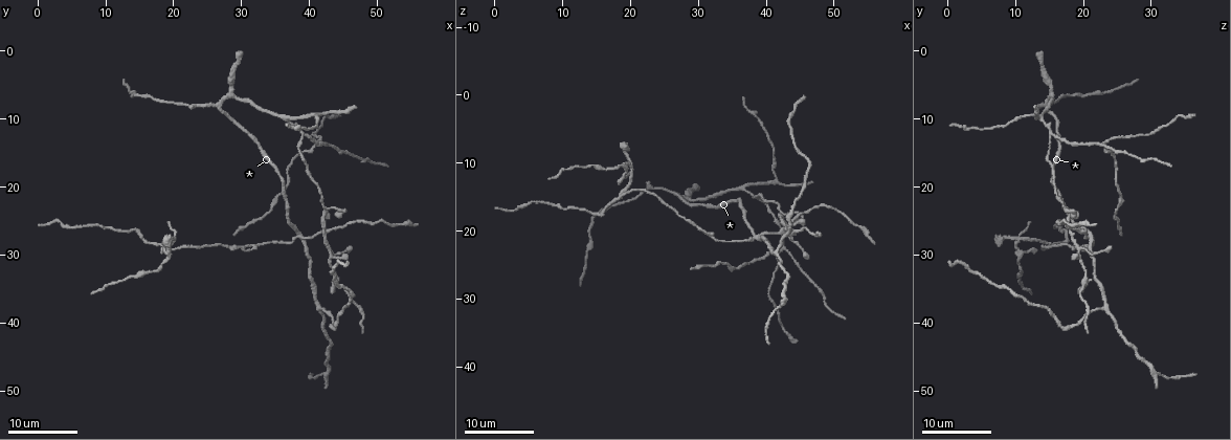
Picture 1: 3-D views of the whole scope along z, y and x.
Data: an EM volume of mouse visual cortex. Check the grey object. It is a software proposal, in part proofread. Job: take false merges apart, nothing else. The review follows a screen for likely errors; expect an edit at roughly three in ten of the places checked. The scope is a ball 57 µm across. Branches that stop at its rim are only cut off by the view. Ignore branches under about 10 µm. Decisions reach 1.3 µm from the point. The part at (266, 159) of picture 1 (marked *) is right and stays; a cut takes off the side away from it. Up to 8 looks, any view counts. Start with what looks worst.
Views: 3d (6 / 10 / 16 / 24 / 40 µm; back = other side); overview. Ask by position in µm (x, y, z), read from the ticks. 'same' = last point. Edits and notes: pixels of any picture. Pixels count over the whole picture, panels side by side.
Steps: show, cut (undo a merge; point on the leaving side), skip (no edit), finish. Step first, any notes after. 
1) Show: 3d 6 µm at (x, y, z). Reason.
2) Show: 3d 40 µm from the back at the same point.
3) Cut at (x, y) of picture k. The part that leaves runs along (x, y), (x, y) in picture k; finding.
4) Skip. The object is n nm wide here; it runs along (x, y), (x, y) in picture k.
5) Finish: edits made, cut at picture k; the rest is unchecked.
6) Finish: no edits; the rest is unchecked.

Show: 3d 24 µm at (26.0, 8.0, 14.5). Branch point.

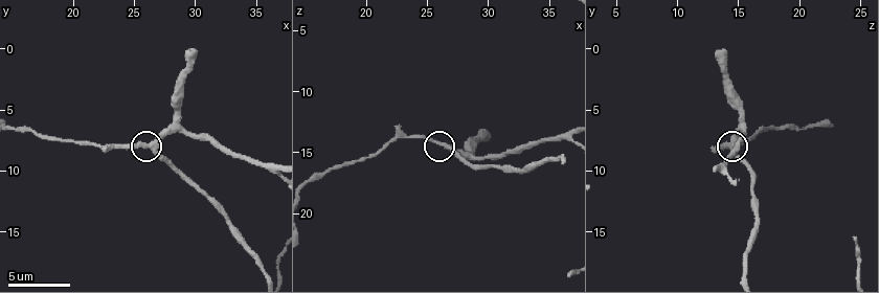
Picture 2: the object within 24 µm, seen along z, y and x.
Show: 3d 10 µm at (26.2, 8.0, 14.2). Closer look.

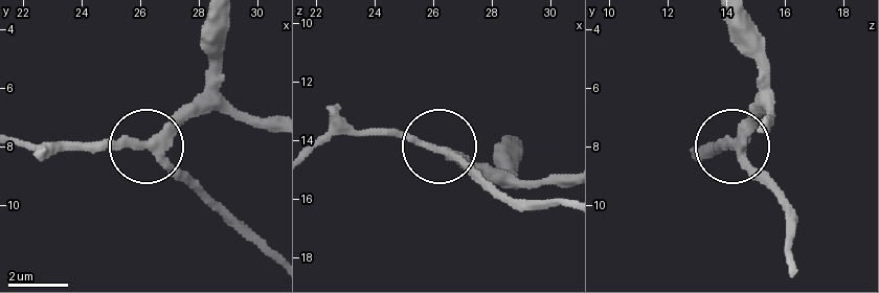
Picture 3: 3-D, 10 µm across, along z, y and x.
Skip. 3 arms meet here; it runs along (567, 205), (500, 200), (448, 155), (396, 135), (338, 135) in picture 3; one neuron here.

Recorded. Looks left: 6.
Show: 3d 16 µm at (39.0, 12.5, 15.5). Branch point.

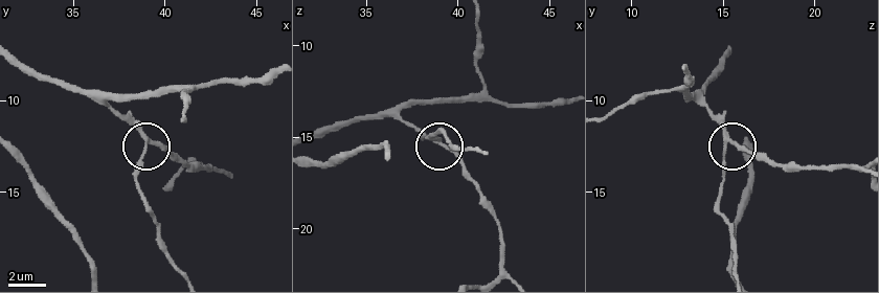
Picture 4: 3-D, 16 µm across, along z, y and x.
Show: 3d 6 µm at (39.2, 12.3, 15.4). Closer look.

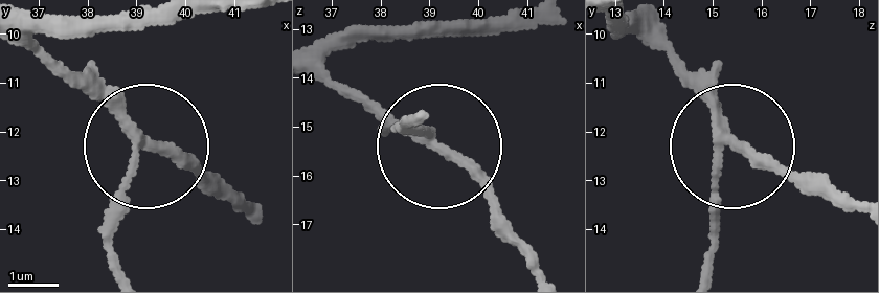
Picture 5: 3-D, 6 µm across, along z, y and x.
Cut at (110, 254) of picture 5. The side arm is 32 µm long; 3 arms meet here; a second neuron is stuck on.

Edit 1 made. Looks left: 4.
Show: overview.

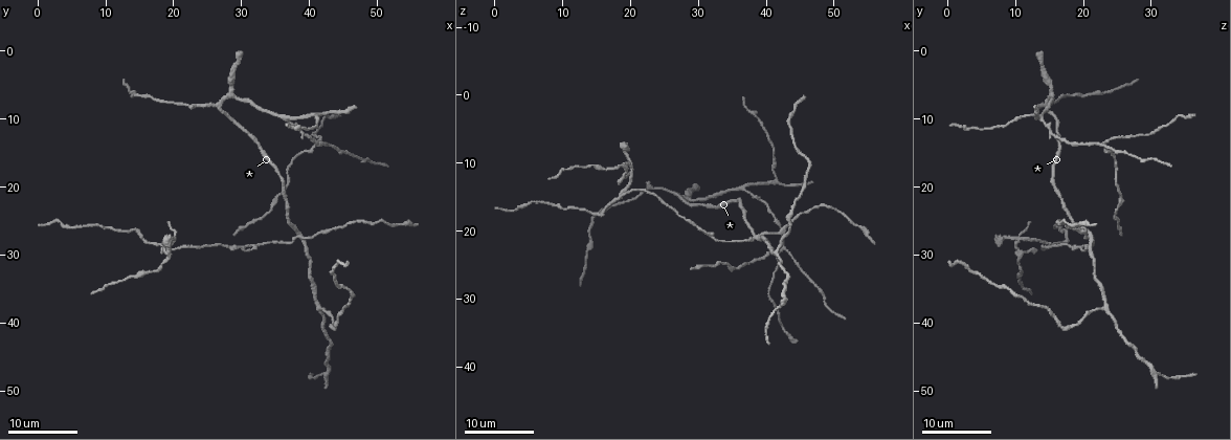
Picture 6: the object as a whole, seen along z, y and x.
Show: 3d 24 µm at (38.0, 27.5, 21.0). Branch point.

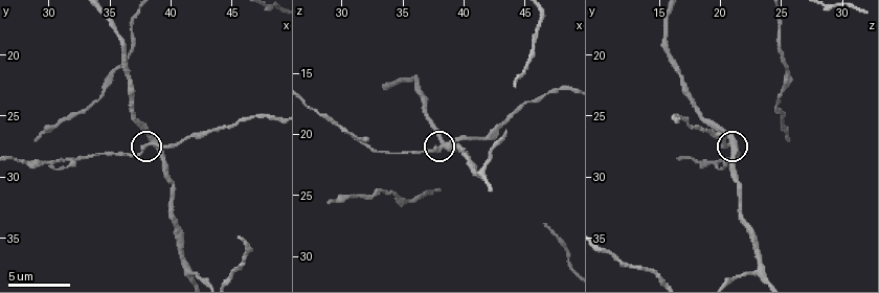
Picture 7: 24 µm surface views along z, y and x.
Show: 3d 10 µm at (38.4, 27.0, 21.0). Closer look.

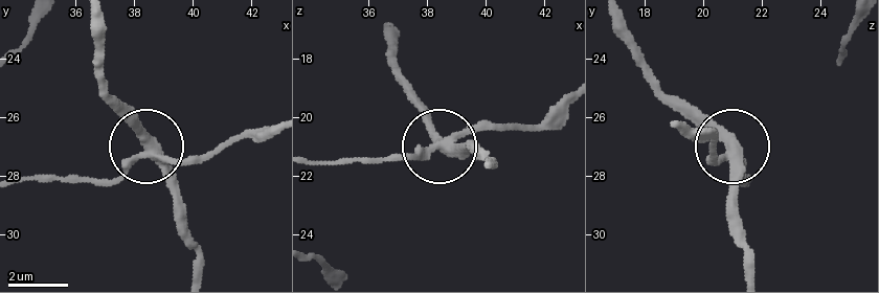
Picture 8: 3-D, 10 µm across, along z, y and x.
Cut at (118, 182) of picture 8. The part that leaves runs along (148, 154), (112, 176), (22, 176) in picture 8; two neurons meet here.

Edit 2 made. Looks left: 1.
Finish: edits made, cut at picture 5, cut at picture 8; the rest is unchecked.

